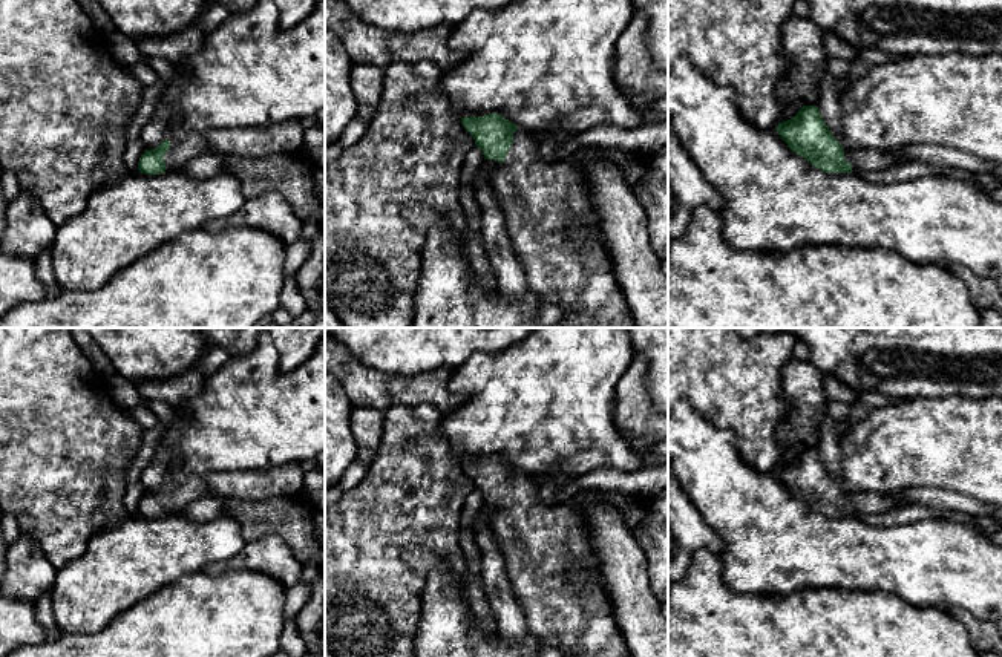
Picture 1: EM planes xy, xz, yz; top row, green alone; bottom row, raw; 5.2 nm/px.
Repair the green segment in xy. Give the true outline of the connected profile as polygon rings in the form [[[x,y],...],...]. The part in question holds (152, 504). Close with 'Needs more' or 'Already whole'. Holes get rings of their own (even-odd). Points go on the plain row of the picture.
[[[182,475],[178,482],[165,482],[156,492],[144,493],[138,505],[138,513],[146,518],[179,513],[204,495],[210,495],[210,490],[202,476]]]. Needs more

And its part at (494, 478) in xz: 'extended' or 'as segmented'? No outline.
extended

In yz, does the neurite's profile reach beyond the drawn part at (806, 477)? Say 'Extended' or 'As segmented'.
Extended

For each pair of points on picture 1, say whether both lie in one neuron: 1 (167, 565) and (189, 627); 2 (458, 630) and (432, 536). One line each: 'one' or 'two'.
1: two
2: two

